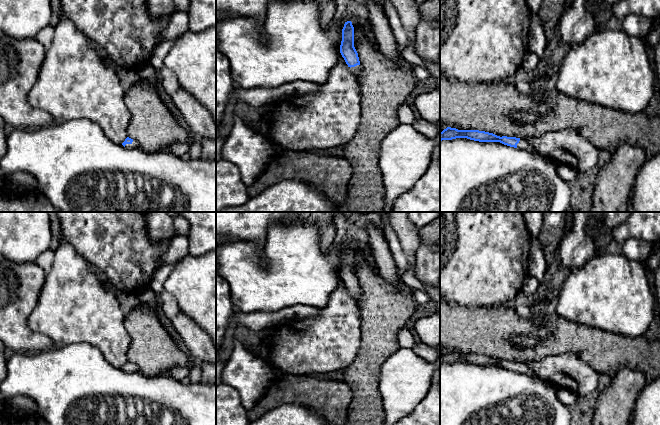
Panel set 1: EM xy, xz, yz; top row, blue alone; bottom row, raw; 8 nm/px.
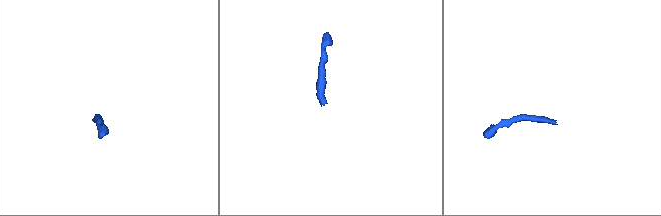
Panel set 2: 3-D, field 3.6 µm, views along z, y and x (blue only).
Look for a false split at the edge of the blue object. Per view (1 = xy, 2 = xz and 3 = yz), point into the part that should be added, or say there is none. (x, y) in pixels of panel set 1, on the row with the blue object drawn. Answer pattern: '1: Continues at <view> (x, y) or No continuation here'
1: Continues at xy (134, 144)
2: Continues at xz (355, 71)
3: Continues at yz (523, 144)

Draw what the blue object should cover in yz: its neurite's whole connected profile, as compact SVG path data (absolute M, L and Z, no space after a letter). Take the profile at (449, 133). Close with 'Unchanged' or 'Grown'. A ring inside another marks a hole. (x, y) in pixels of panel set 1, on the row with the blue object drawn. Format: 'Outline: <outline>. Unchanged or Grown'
Outline: M447 127L440 132L440 141L452 140L456 138L467 138L479 142L500 142L504 145L527 150L531 153L538 153L525 139L507 136L497 136L493 133L479 130L458 130L456 128Z. Grown

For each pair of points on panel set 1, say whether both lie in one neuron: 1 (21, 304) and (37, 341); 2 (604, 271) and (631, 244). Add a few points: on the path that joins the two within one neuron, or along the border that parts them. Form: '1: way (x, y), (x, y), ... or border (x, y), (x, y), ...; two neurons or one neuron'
1: way (21, 313), (21, 326), (28, 333); one neuron
2: border (622, 254), (629, 259), (637, 260), (641, 263); two neurons

